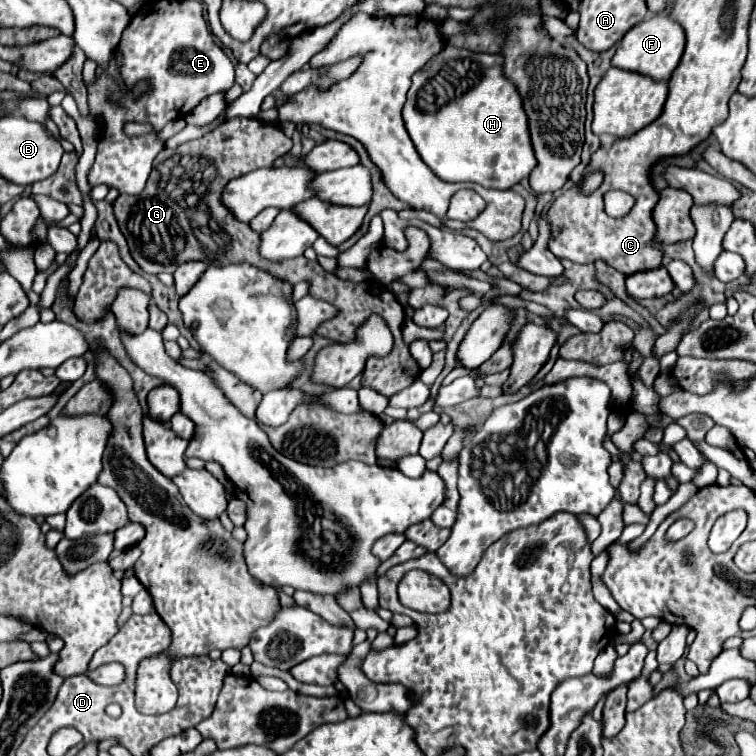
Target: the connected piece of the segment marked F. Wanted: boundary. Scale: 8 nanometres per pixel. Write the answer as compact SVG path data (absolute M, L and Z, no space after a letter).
M661 15L647 17L635 27L631 27L629 33L625 33L611 59L611 65L617 69L651 77L653 81L669 81L673 69L681 59L683 47L685 47L685 33L679 23L675 23L671 17L661 17Z

